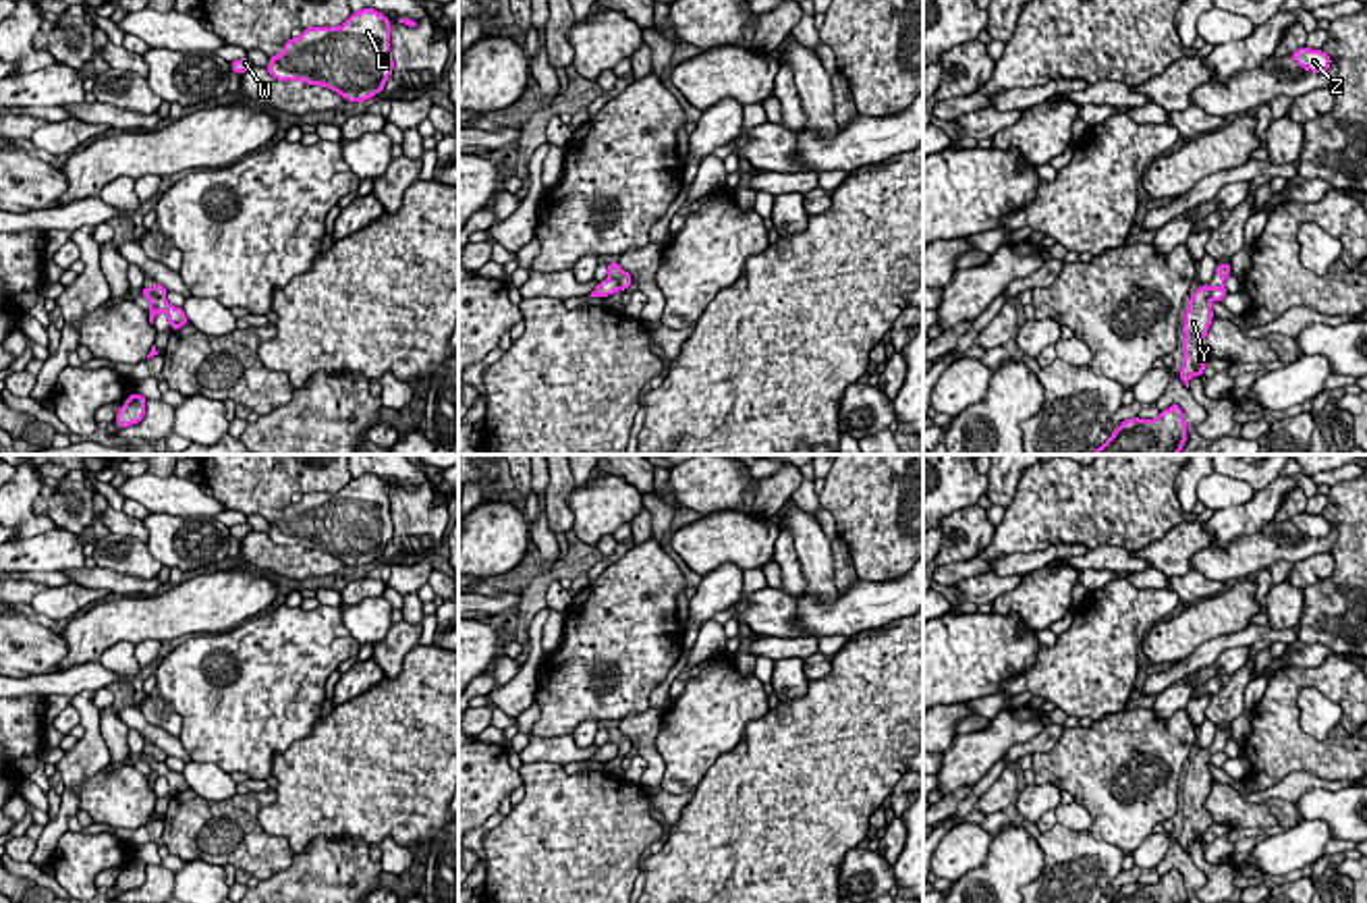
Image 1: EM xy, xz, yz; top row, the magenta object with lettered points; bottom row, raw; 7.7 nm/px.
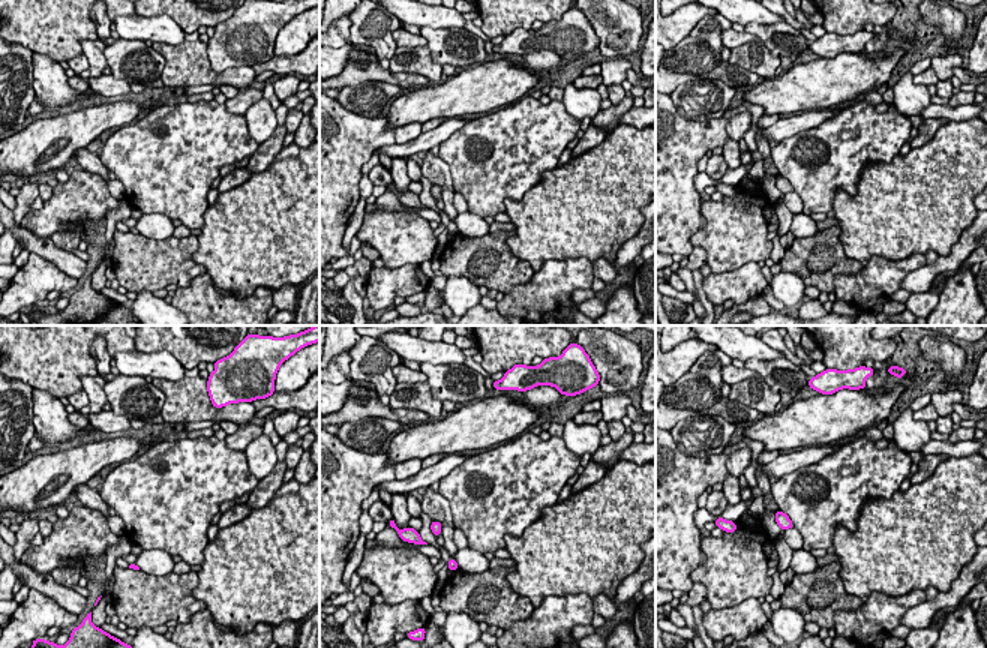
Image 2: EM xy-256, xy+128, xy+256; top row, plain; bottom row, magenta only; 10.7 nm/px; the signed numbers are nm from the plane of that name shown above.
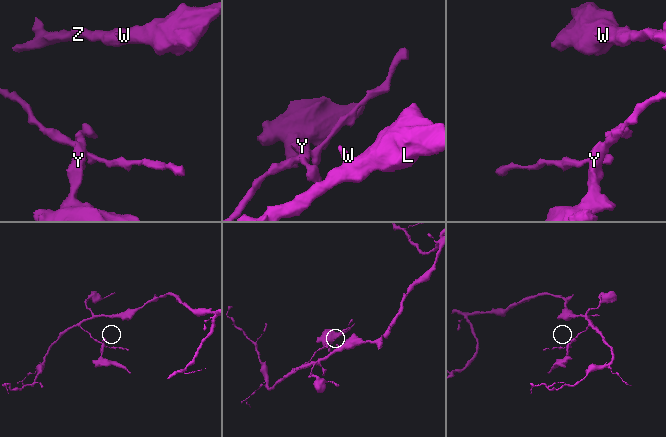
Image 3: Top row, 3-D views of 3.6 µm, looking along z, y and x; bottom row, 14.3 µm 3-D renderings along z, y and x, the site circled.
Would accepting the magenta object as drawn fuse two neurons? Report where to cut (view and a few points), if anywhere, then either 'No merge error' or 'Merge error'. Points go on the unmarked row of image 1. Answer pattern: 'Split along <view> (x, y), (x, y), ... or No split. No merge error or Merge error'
Split along xz (608, 742), (619, 748), (619, 754). Merge error

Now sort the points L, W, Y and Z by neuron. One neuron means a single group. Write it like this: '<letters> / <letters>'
L W Z / Y

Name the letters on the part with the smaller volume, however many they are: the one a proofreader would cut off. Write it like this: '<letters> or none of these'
Y

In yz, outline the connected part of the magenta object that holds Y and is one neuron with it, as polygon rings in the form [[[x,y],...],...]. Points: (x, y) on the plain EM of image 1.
[[[1201,749],[1189,764],[1182,789],[1182,832],[1178,843],[1189,853],[1193,841],[1203,843],[1203,832],[1213,824],[1205,810],[1205,799],[1211,791],[1213,776],[1209,772],[1211,751]]]

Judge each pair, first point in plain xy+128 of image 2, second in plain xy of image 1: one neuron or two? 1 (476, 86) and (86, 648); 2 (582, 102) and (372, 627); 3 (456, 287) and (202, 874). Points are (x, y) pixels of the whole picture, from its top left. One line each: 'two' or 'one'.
1: one
2: one
3: one

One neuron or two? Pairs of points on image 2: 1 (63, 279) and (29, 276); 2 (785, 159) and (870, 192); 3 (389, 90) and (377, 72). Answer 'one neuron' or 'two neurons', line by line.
1: one neuron
2: two neurons
3: two neurons

